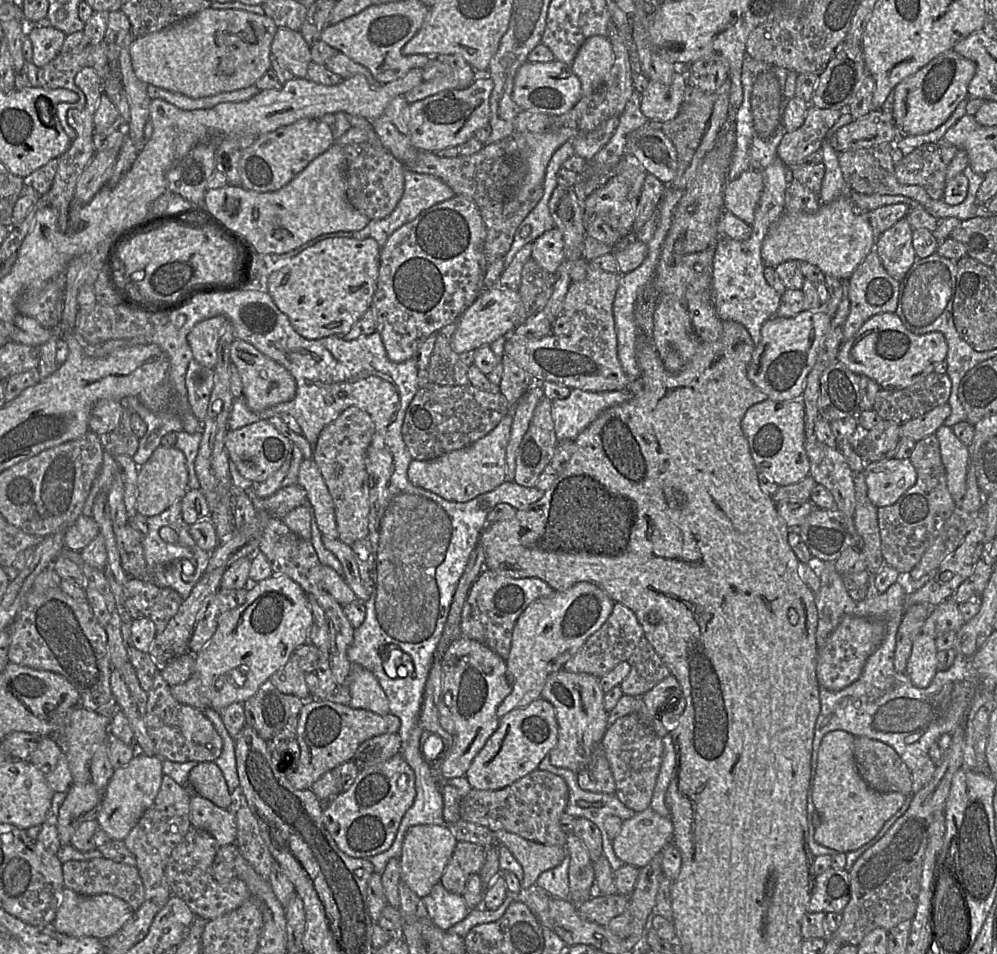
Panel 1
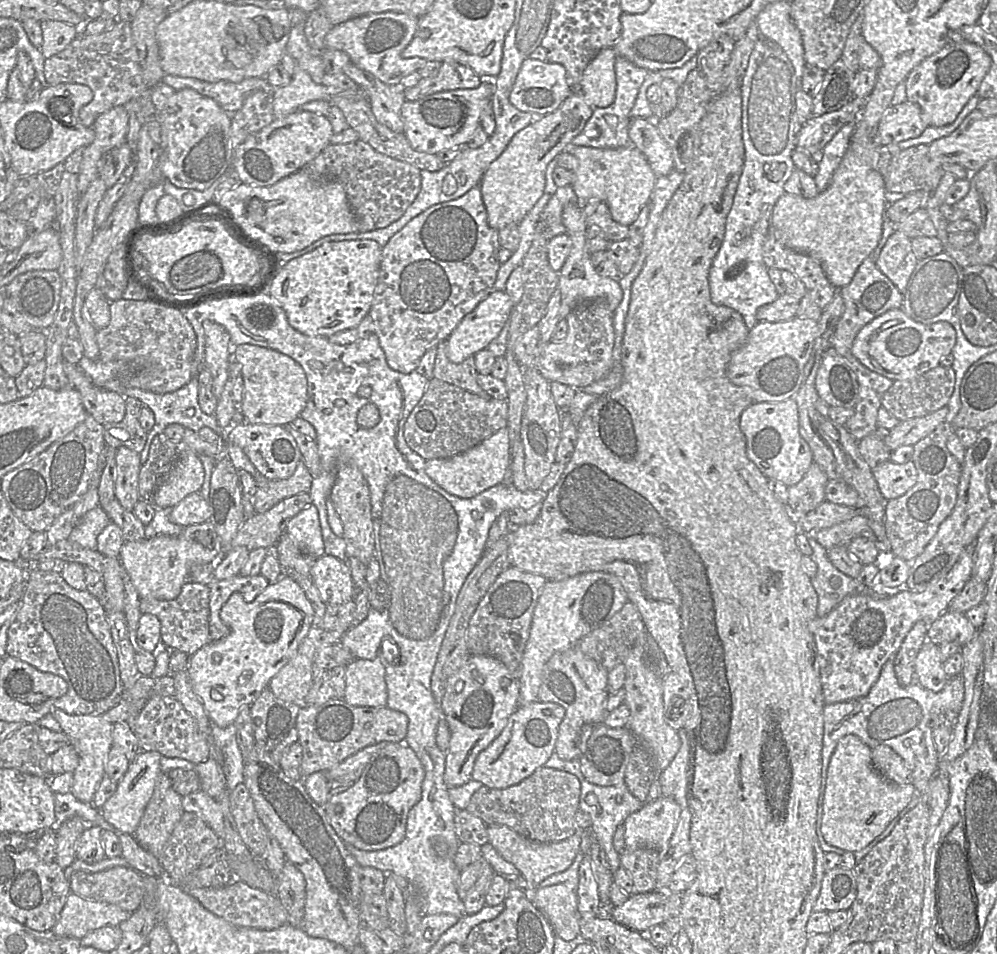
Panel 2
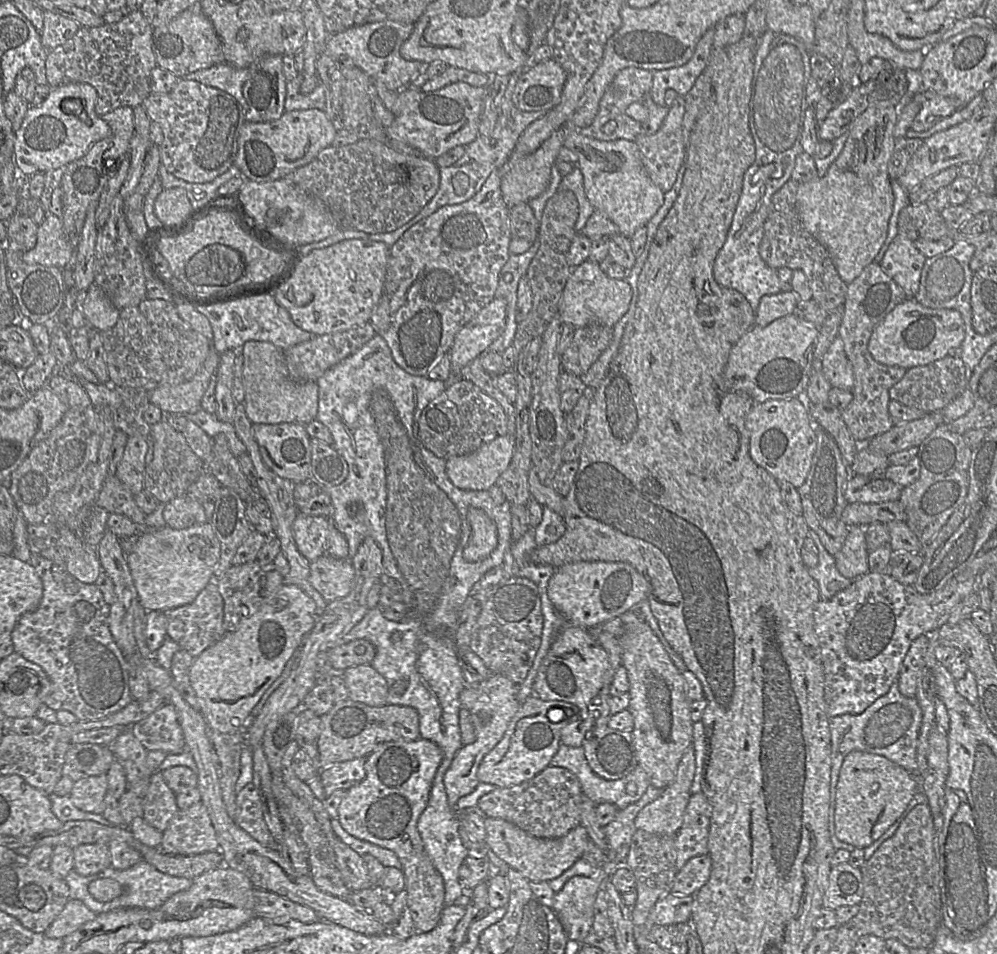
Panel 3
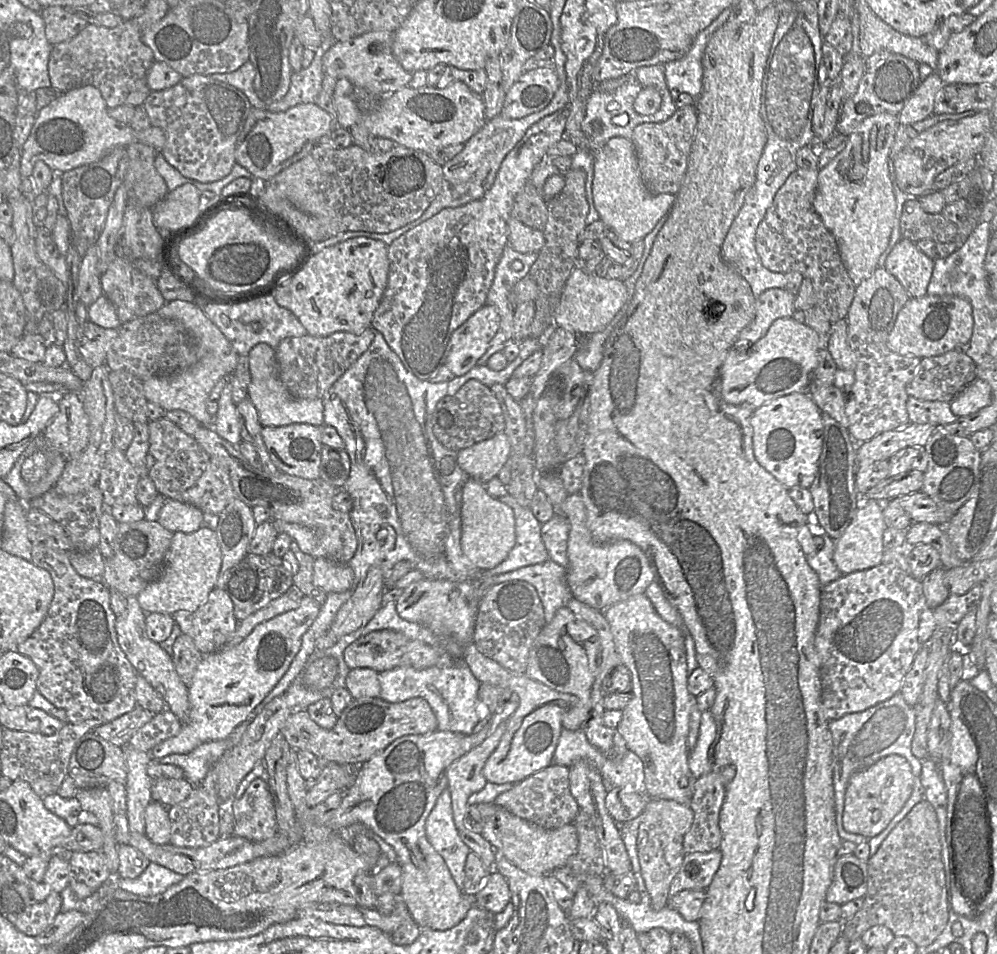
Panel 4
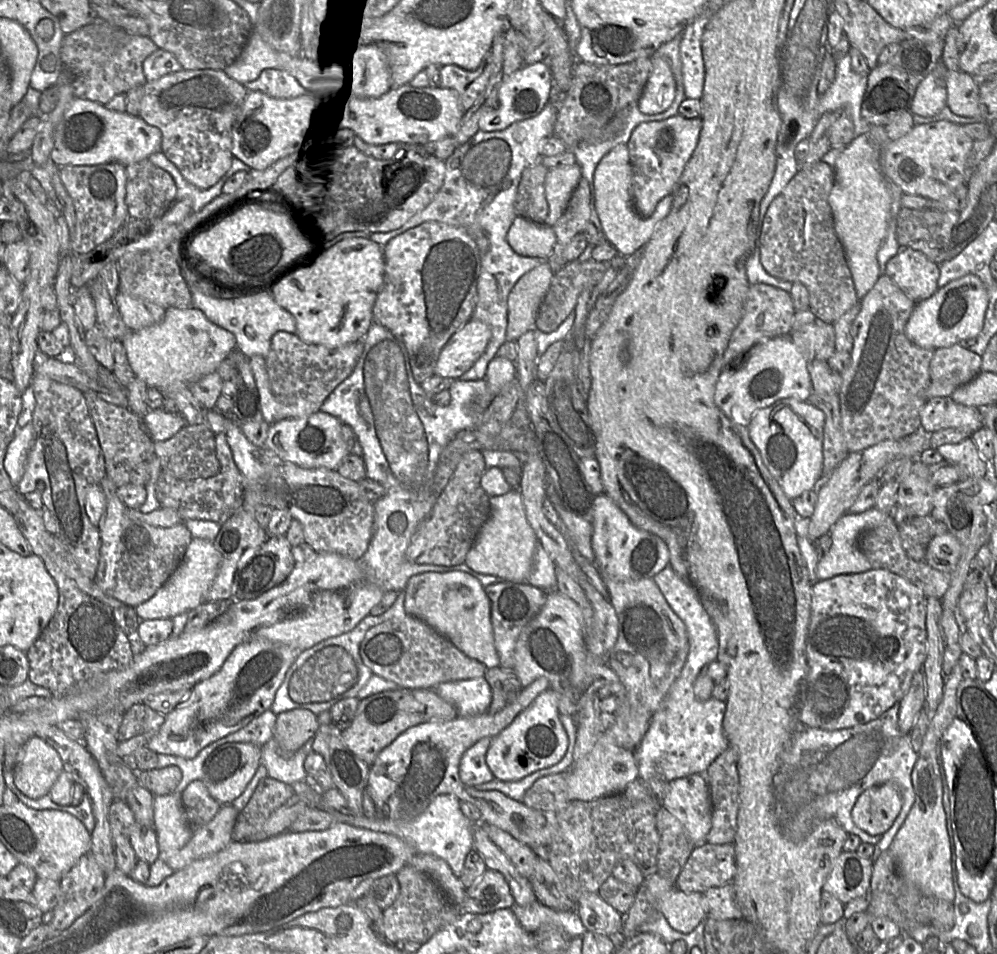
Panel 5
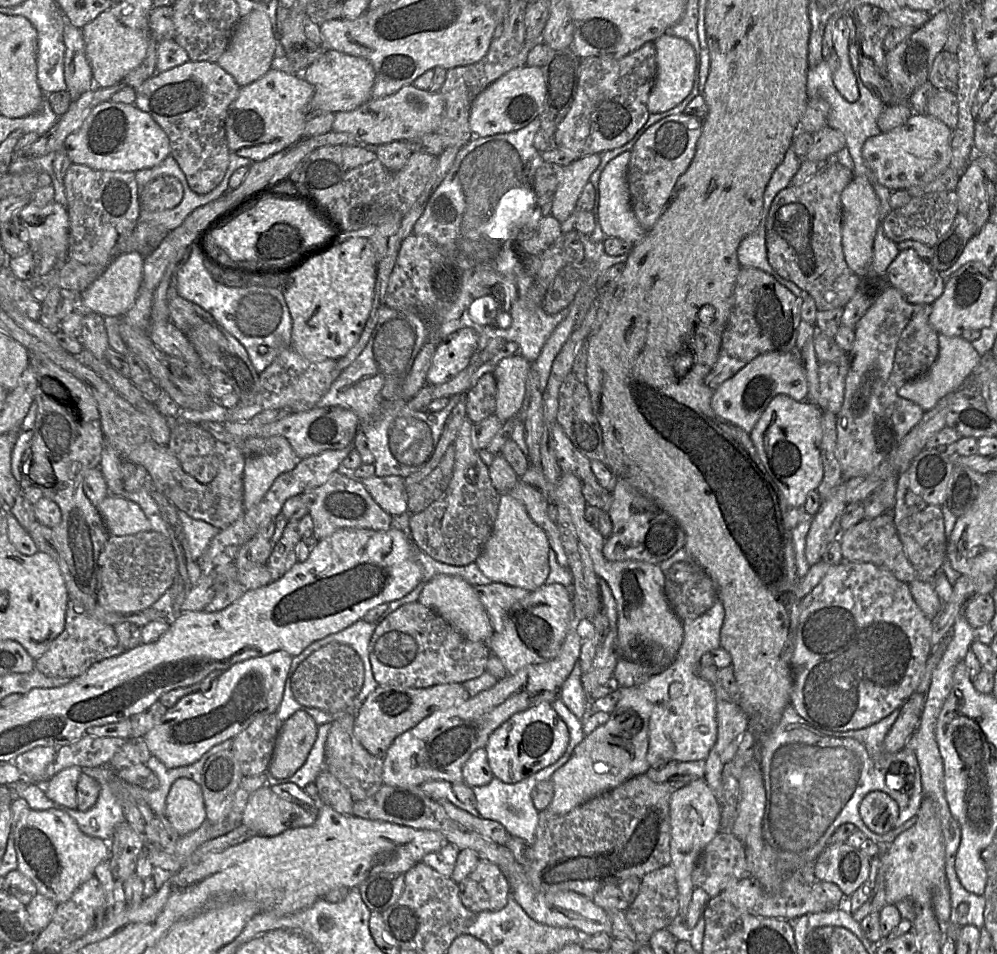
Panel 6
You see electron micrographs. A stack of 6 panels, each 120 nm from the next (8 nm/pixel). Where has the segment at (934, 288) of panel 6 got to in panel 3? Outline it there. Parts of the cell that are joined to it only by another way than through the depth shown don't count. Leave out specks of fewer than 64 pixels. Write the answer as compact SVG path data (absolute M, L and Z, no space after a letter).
M898 234L879 264L883 271L903 289L907 298L913 298L918 291L926 259L913 241Z

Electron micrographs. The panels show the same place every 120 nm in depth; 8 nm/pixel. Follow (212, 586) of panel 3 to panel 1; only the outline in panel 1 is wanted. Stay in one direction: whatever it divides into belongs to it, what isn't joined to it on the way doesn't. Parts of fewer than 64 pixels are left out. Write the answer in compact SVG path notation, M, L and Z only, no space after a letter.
M129 578L124 585L126 607L133 618L149 618L156 626L156 634L165 630L171 618L177 613L184 599L172 588L158 587L149 580Z

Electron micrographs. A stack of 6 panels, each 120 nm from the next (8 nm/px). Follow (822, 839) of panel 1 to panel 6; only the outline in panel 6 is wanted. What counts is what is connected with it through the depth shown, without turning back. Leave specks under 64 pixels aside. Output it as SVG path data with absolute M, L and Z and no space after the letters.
M872 791L860 804L860 816L871 831L886 834L895 827L899 817L899 806L887 793Z

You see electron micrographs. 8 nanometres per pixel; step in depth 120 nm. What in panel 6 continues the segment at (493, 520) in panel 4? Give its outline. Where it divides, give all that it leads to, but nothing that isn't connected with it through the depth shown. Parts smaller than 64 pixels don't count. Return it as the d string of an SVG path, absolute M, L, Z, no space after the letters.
M501 494L491 535L475 563L492 582L533 591L545 584L549 575L549 550L547 535L532 521L523 504L511 495Z

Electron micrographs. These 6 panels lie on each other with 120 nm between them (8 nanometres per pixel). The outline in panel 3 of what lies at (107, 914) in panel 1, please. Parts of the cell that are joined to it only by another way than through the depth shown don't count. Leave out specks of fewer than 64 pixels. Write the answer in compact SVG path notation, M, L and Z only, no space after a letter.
M69 899L61 913L46 929L44 935L47 938L65 938L85 923L94 920L96 915L82 901Z

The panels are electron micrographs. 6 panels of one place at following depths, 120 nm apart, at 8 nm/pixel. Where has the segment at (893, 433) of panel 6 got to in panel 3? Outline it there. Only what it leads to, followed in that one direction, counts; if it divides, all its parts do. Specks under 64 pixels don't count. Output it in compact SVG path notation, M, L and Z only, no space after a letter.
M875 261L867 265L847 287L844 314L838 336L843 340L845 353L852 363L855 384L852 389L853 399L842 410L842 416L859 445L866 445L869 440L895 425L888 410L891 400L889 390L902 379L908 369L877 362L868 350L868 343L877 325L906 299L903 289Z

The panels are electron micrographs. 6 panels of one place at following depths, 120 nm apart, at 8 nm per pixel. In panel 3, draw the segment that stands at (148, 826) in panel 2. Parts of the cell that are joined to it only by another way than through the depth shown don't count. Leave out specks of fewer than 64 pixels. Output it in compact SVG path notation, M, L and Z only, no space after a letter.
M154 772L144 797L143 819L163 833L178 810L176 795L165 783L162 772Z

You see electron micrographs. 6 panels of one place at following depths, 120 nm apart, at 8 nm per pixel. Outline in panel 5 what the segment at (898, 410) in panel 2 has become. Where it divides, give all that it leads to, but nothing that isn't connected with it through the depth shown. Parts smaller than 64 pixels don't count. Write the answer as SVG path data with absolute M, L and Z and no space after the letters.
M954 344L934 350L929 365L931 383L952 383L956 388L968 383L981 372L981 356Z

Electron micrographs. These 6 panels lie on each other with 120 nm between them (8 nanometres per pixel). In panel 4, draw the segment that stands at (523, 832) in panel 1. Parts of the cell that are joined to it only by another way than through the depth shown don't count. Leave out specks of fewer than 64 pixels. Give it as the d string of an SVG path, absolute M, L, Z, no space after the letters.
M551 764L497 796L493 802L512 814L546 829L557 829L571 824L576 818L579 806L571 794L569 768Z

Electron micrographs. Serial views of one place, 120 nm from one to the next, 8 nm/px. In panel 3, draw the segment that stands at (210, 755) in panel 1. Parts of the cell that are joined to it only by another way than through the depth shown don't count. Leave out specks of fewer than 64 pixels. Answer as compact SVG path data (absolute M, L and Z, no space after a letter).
M168 702L130 726L130 729L147 751L161 750L170 755L186 750L177 712Z

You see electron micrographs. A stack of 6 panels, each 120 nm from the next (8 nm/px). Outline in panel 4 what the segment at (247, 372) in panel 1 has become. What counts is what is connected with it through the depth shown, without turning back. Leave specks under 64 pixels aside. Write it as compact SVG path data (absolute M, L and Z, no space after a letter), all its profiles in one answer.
M265 343L255 345L247 355L249 360L250 383L248 397L259 415L259 421L265 426L286 426L305 423L314 426L324 424L324 406L321 399L297 399L289 394L278 377L276 350Z

